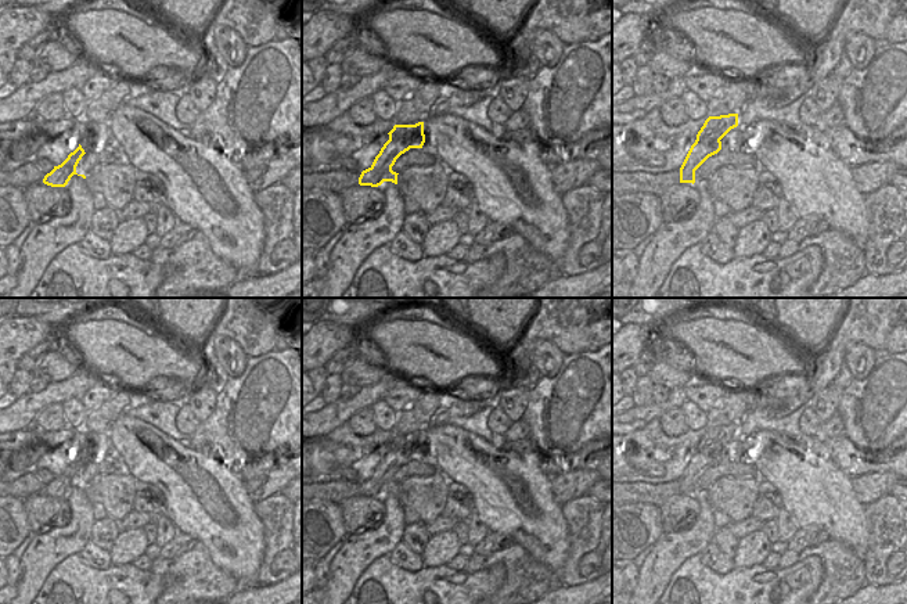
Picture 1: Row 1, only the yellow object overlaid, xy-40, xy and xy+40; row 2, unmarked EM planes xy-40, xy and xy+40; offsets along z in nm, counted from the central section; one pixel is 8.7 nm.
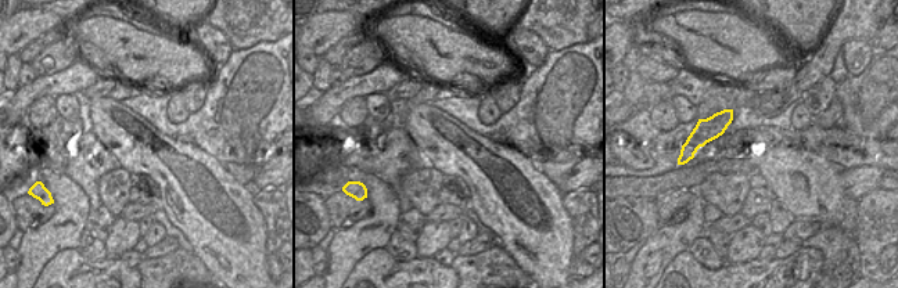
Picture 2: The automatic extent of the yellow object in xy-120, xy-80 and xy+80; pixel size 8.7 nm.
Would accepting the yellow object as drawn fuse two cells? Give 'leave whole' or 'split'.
leave whole

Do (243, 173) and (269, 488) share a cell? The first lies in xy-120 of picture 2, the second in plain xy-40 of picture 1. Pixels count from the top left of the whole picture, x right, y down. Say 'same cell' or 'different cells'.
different cells

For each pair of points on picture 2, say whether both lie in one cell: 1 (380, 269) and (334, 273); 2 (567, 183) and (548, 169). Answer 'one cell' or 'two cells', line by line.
1: two cells
2: two cells

